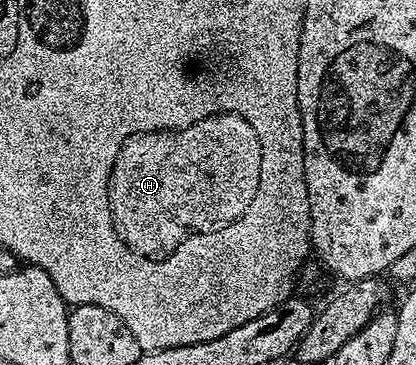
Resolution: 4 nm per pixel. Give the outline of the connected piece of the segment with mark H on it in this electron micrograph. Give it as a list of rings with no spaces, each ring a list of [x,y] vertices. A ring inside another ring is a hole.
[[[246,118],[210,120],[176,138],[150,136],[132,140],[114,172],[114,214],[110,214],[114,241],[135,260],[164,264],[183,244],[195,240],[190,238],[192,232],[214,228],[217,235],[218,231],[234,227],[245,219],[258,198],[264,158],[258,128]]]

